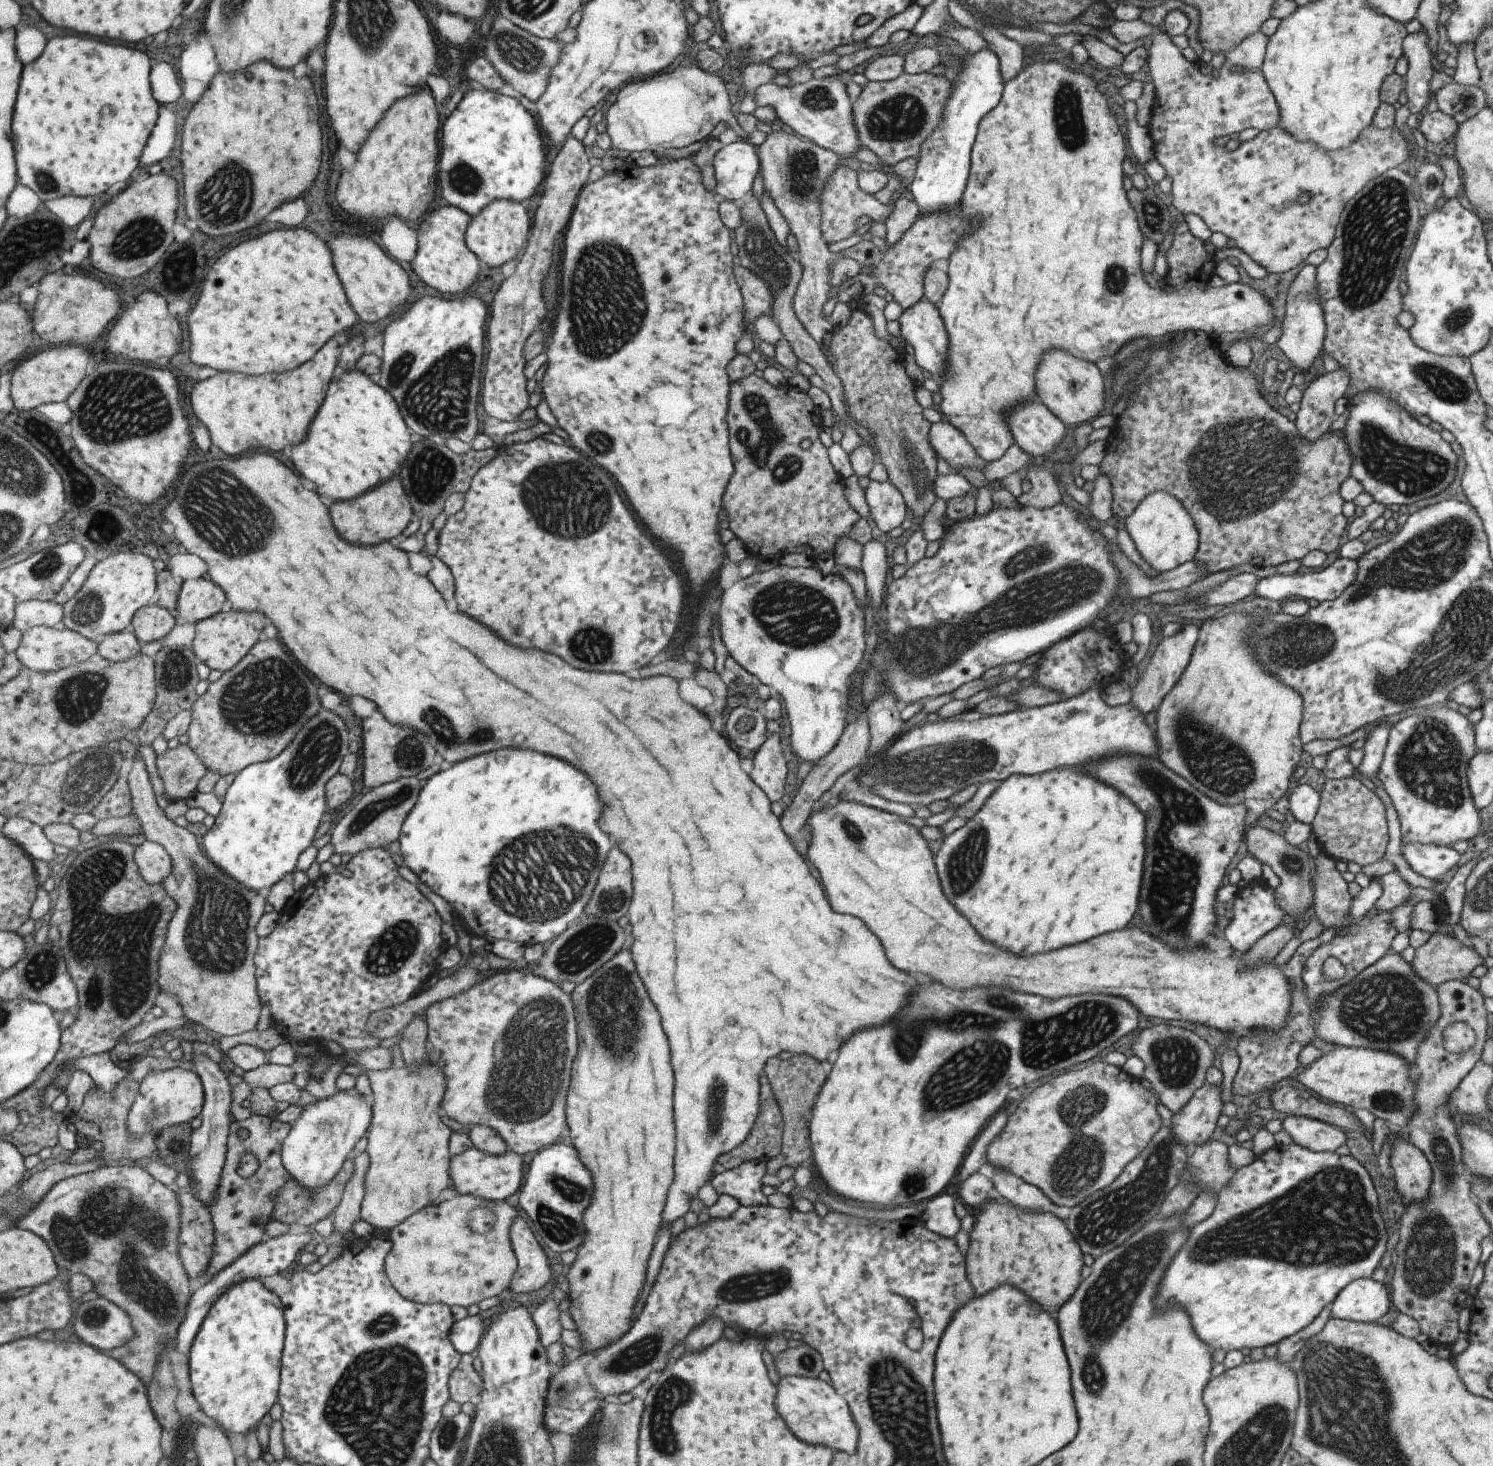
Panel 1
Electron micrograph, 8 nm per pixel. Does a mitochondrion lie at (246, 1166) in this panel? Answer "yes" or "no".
yes

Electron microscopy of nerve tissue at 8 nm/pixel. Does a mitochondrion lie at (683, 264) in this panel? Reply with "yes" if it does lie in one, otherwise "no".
no

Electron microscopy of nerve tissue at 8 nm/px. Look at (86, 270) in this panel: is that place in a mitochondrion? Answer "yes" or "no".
no

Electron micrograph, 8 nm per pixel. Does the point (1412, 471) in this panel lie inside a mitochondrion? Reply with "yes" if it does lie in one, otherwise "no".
yes

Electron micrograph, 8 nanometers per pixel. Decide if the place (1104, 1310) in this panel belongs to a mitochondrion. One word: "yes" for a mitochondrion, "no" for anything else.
yes

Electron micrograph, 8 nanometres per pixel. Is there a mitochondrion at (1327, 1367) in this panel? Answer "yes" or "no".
yes

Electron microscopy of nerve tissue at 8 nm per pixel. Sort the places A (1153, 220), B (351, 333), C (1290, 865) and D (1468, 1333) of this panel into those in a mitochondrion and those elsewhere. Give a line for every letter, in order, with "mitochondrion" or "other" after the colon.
A: mitochondrion
B: other
C: mitochondrion
D: other

